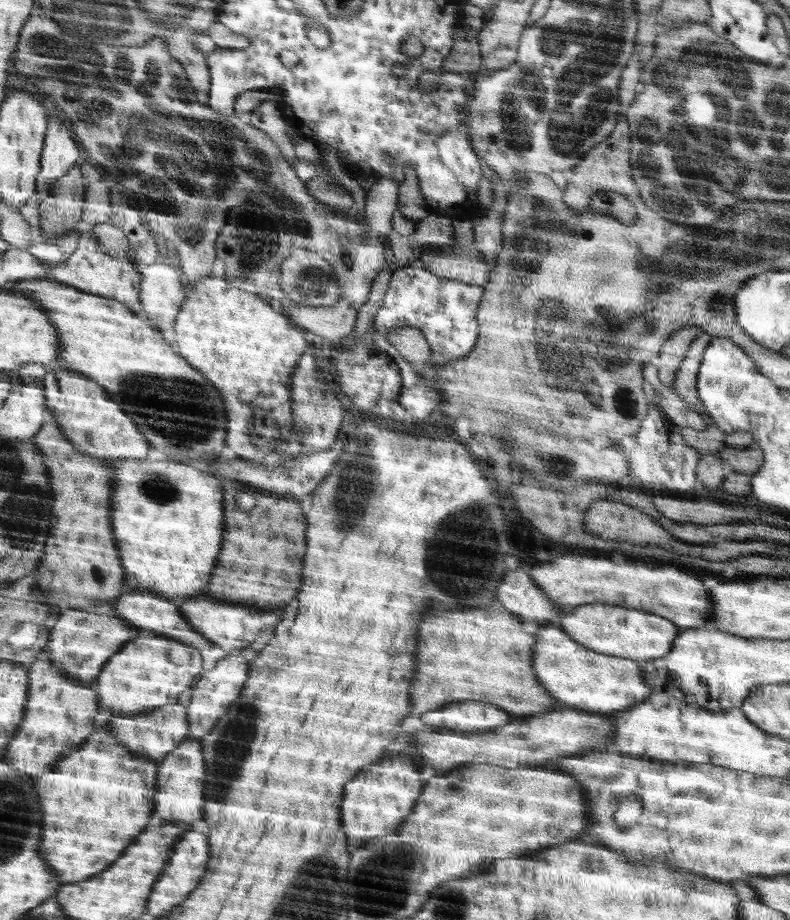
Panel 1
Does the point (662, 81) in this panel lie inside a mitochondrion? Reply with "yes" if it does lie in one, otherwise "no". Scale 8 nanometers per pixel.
yes

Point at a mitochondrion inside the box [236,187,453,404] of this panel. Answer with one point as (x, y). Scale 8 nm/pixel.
(319, 281)

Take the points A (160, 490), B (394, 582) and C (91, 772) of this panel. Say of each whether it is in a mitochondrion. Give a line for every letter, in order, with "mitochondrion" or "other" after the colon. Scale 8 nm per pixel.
A: mitochondrion
B: other
C: other

